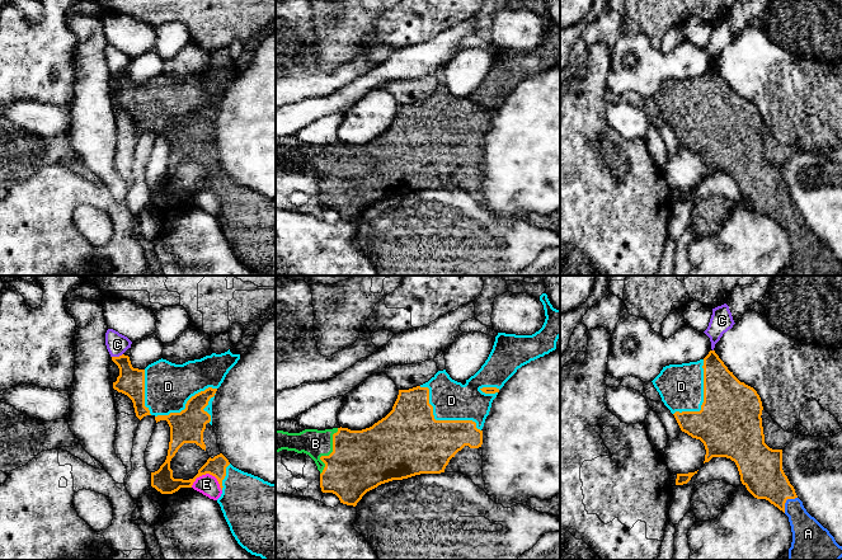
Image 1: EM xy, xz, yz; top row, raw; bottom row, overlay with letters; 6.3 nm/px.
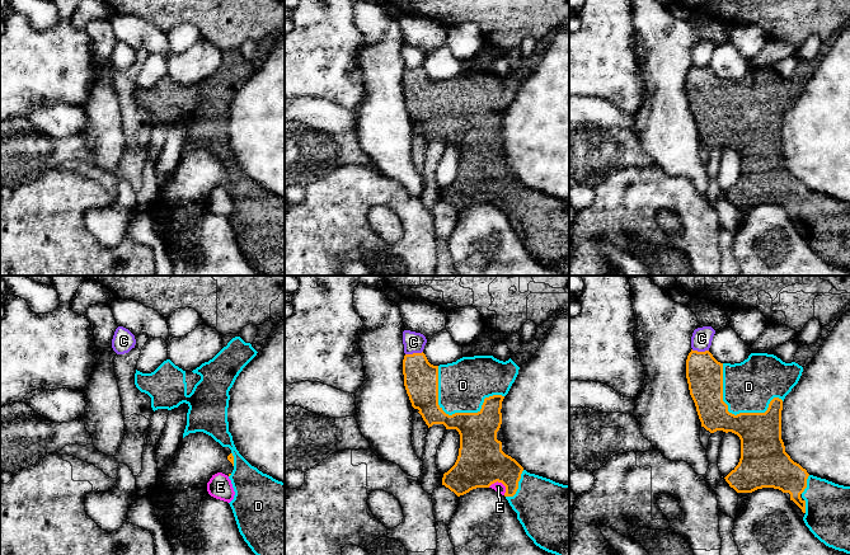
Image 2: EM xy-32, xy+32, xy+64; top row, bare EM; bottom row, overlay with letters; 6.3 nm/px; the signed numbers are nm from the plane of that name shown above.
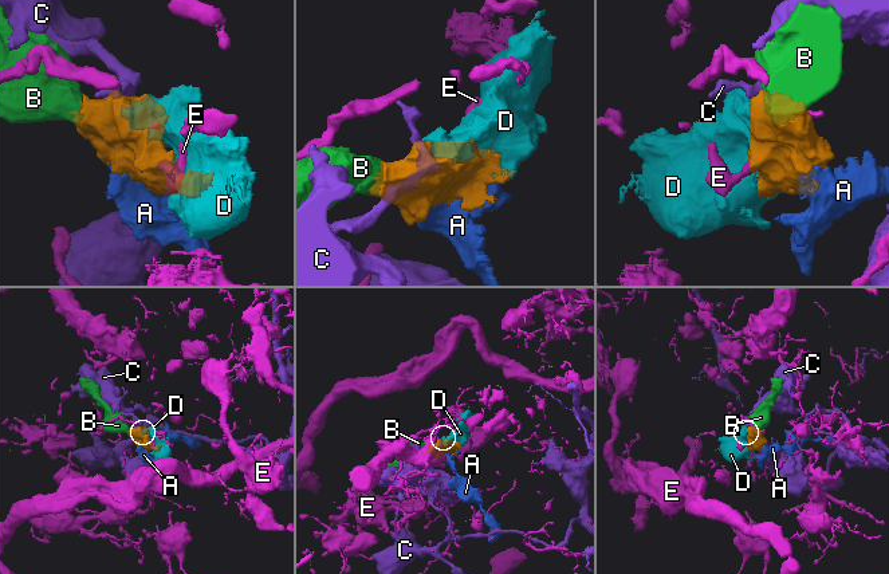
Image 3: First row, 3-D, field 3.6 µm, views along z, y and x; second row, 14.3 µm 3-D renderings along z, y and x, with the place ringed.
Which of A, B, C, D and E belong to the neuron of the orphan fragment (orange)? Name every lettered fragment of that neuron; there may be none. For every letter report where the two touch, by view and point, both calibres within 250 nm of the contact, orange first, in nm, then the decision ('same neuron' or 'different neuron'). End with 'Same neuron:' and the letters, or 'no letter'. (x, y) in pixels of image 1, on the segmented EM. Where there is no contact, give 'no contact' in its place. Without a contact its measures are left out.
A: yz (785, 502) | 280/200 nm | same neuron
B: xz (330, 453) | 380/170 nm | same neuron
C: xy (117, 357) | 180/140 nm | different neuron
D: xz (440, 420) | 440/260 nm | same neuron
E: xy (208, 473) | 120/130 nm | different neuron
Same neuron: A, B, D

